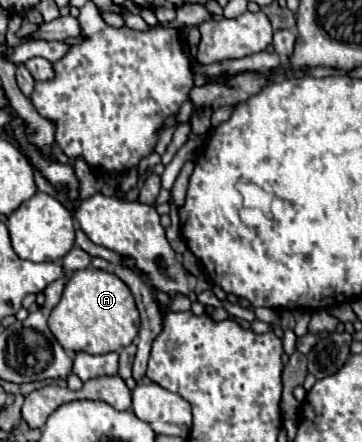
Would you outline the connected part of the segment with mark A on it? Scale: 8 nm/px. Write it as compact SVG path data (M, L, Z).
M81 269L65 283L63 297L49 315L49 329L65 351L89 351L91 355L99 355L119 351L133 343L139 333L139 311L129 287L117 275L101 269Z

